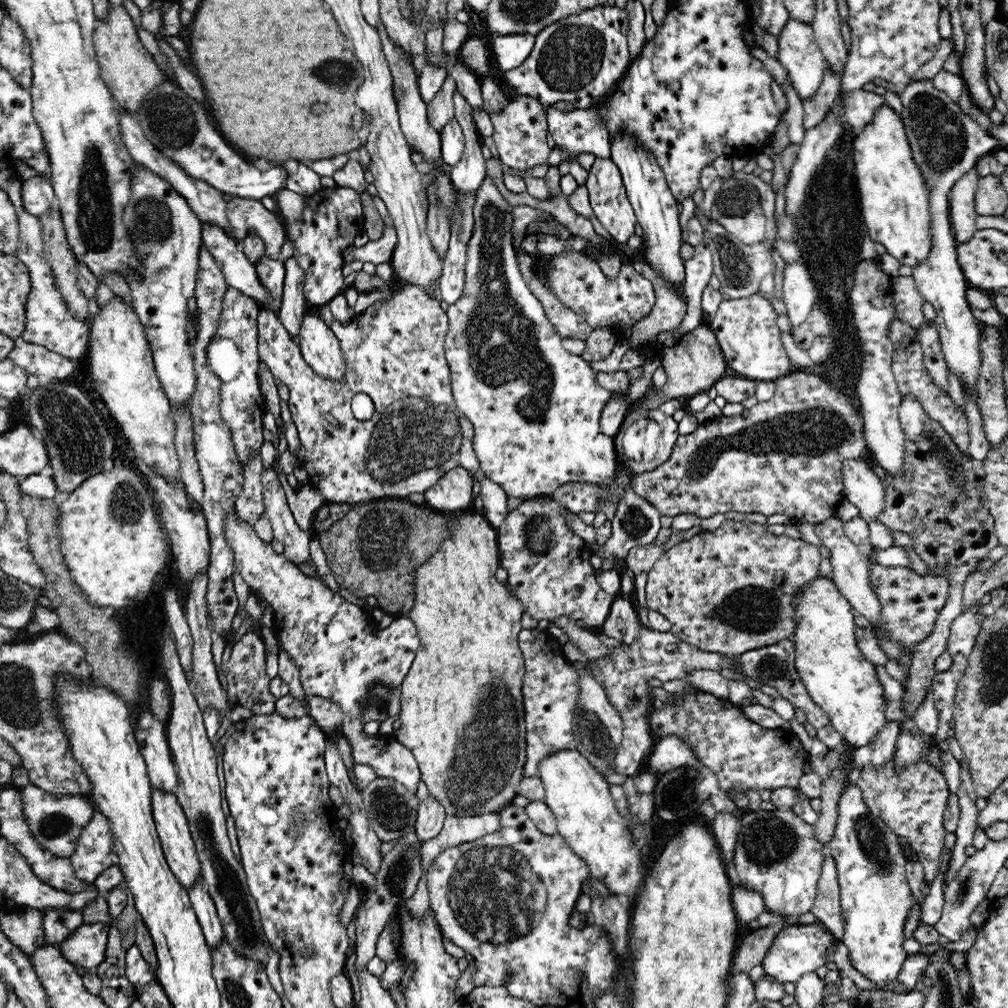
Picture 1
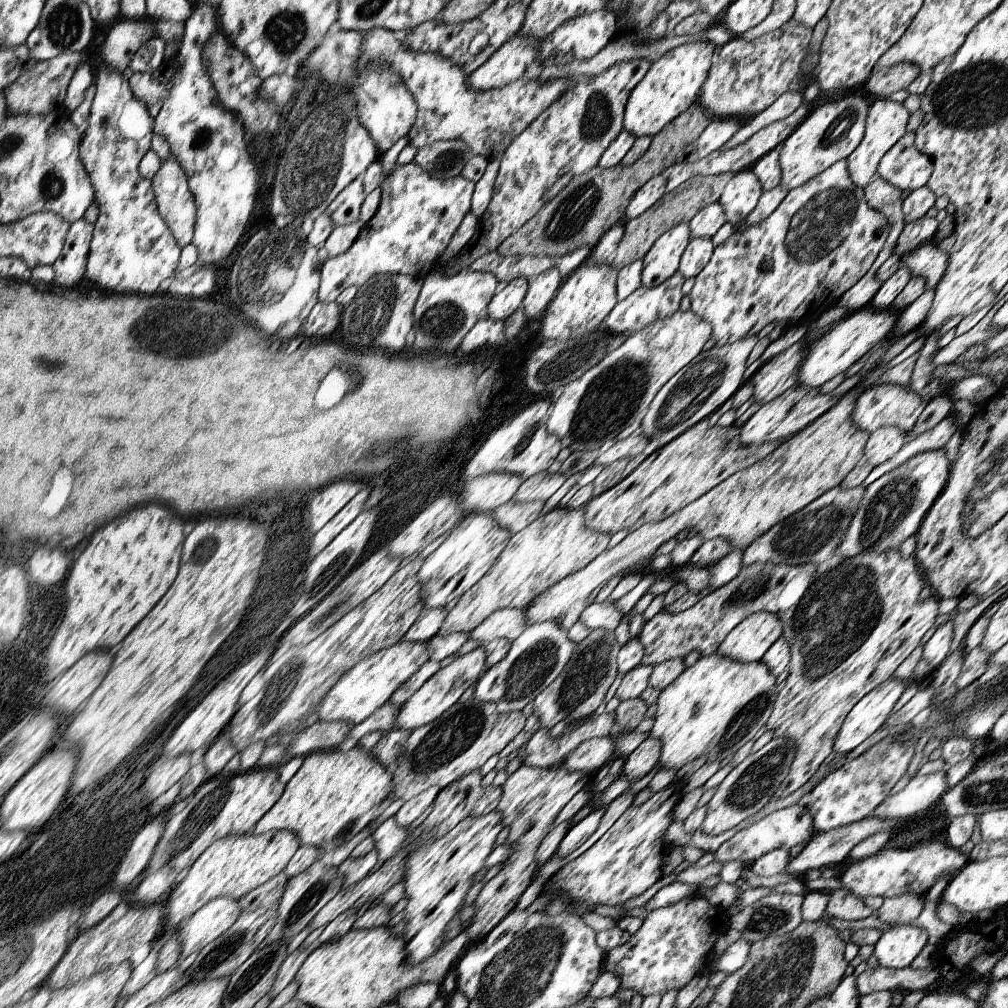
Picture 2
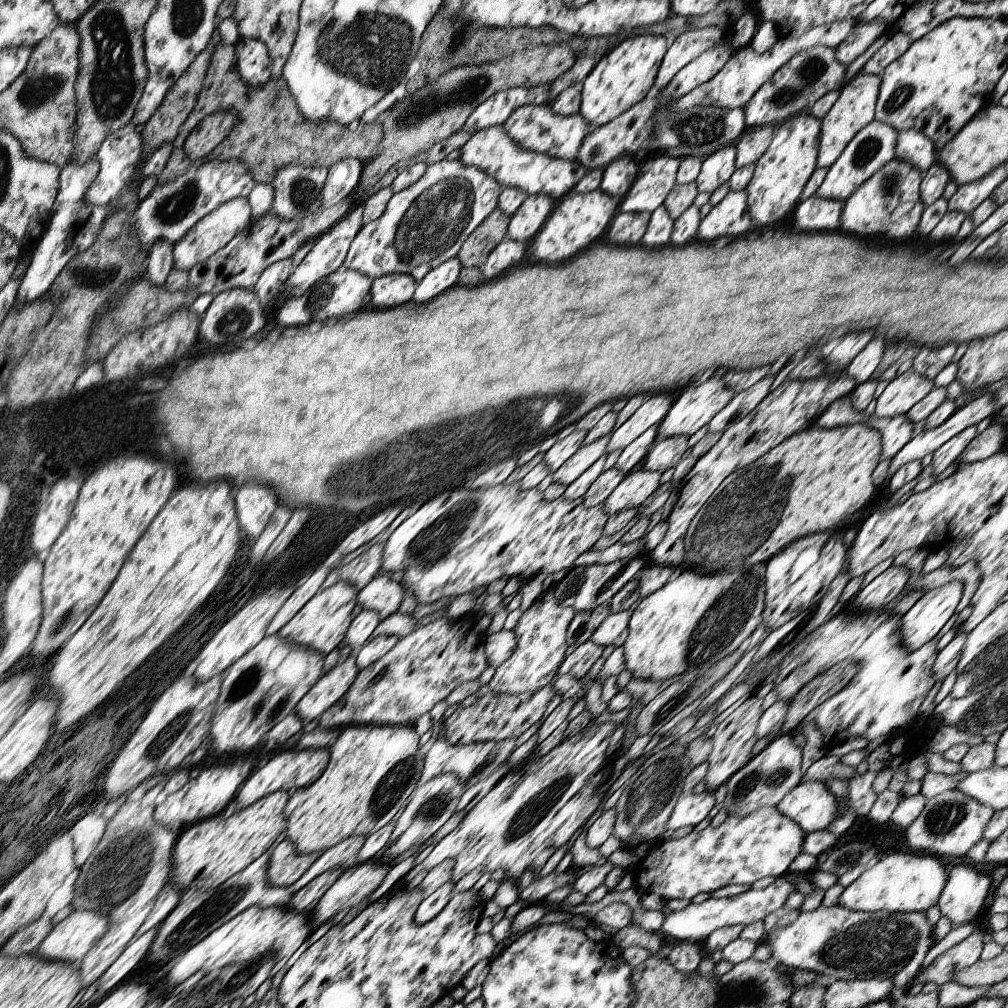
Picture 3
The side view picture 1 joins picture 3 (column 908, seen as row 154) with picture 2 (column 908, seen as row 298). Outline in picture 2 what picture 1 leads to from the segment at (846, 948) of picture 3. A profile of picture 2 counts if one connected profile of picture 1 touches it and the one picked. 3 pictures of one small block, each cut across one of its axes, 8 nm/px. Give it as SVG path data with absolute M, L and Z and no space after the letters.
M913 924L893 926L891 930L881 932L873 946L873 956L881 968L903 970L911 966L915 956L927 946L927 940L927 932L915 928Z

